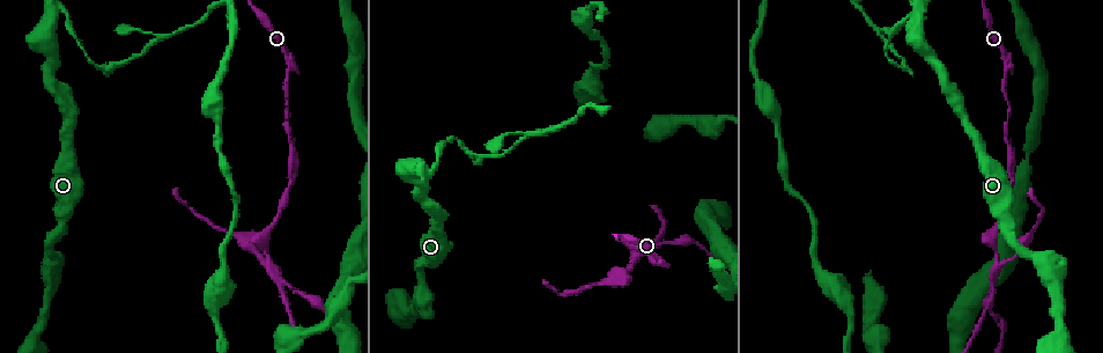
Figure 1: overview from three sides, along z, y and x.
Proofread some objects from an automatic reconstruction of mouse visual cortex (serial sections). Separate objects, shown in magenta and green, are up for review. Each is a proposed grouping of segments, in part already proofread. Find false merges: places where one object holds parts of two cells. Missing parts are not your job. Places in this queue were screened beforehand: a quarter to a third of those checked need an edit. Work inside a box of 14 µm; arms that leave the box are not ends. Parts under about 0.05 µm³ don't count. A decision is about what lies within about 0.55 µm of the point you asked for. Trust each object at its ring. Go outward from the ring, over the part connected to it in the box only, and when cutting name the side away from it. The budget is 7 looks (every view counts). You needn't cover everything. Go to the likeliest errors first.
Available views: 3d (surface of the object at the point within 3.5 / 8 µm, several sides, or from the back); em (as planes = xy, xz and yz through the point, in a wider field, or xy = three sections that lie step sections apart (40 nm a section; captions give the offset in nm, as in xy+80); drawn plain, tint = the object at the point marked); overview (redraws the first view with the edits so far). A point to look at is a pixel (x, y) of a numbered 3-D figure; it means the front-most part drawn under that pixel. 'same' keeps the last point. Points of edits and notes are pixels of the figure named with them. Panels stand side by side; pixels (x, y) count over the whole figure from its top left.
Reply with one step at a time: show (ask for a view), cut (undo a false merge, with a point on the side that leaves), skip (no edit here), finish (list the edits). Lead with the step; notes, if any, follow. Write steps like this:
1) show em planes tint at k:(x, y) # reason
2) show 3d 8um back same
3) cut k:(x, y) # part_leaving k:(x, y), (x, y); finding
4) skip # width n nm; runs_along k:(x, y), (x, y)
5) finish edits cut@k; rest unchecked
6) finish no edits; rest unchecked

show 3d 3.5um at 1:(1011, 63) # abrupt turn

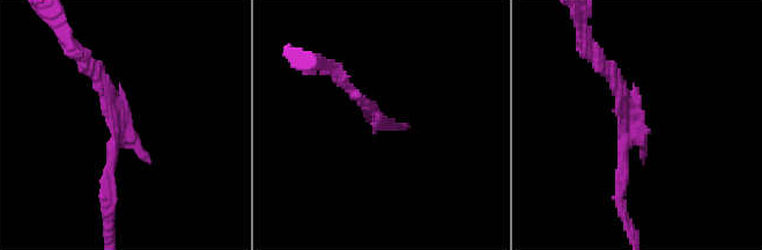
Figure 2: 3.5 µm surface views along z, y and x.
show em xy step 2 tint at 2:(638, 124) # shape alone is not enough

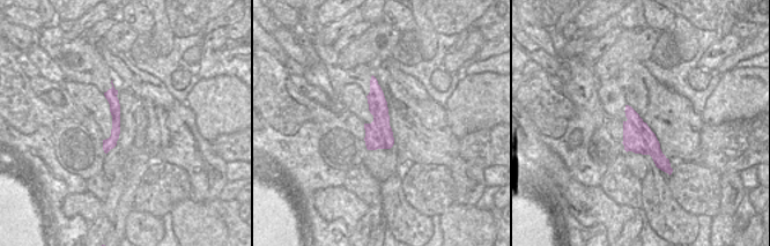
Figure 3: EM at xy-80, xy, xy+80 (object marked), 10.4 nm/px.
skip # runs_along 2:(88, 68), (124, 118), (106, 189); continuous, no second cell

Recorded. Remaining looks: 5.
show 3d 3.5um back at 1:(638, 255) # calibre changes

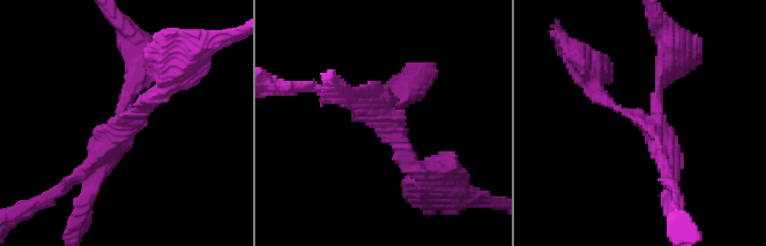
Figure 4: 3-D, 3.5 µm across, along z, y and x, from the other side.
show em xy step 5 tint at 4:(653, 128) # arms 4; arm_widths 150, 200, 200, 250 nm; now the EM

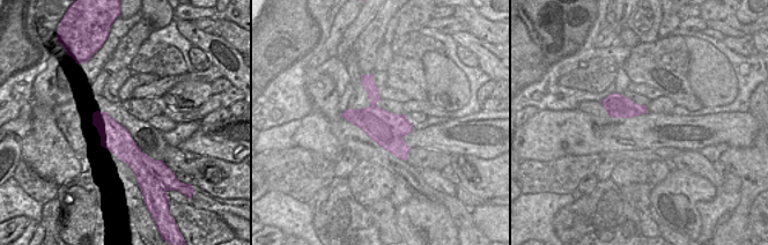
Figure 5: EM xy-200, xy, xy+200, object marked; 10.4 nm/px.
show em planes tint same

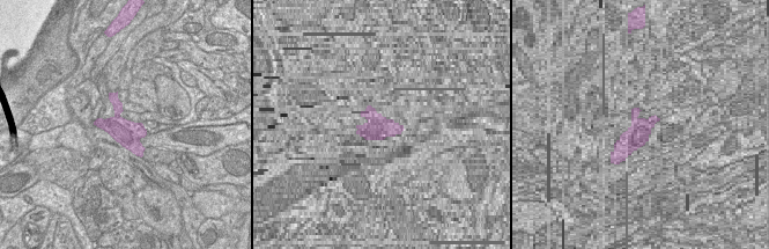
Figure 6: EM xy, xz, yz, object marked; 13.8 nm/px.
cut 4:(138, 109) # width 360 nm; part_leaving 4:(121, 124), (147, 109), (176, 66); two cells meet here

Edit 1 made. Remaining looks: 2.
show 3d 3.5um at 1:(53, 8) # sharp bend

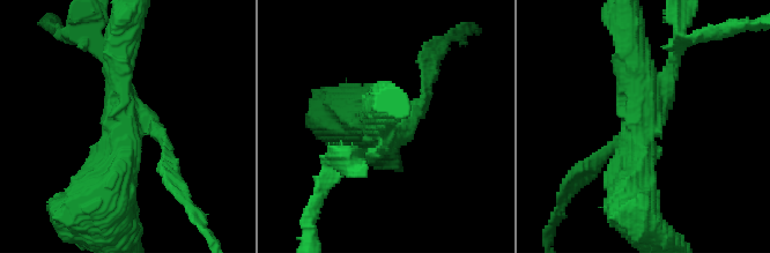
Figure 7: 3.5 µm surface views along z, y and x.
show em xy step 5 tint at 7:(127, 125) # now the EM

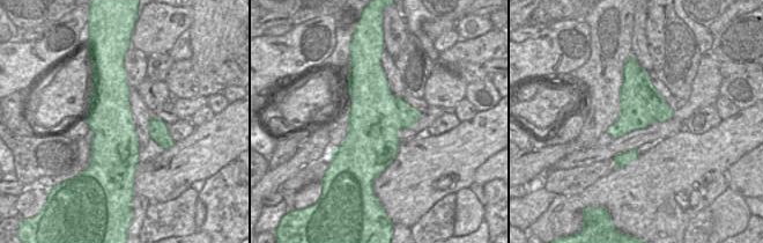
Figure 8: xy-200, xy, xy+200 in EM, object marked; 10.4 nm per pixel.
cut 7:(601, 154) # part_leaving 7:(404, 124), (426, 99), (443, 46); two cells meet here

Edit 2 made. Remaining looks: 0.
finish edits cut@4, cut@7; rest unchecked

